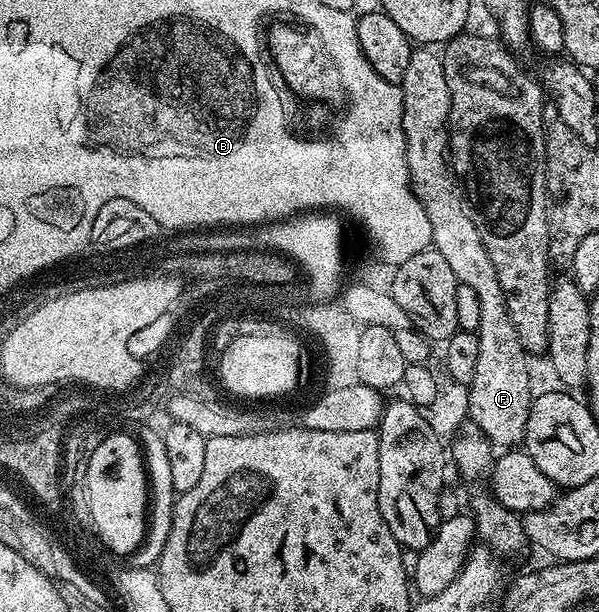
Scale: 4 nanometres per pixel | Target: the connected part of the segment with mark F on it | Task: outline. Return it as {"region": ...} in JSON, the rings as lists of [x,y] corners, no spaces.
{"region":[[[415,49],[411,61],[407,61],[407,73],[403,73],[400,81],[405,90],[409,162],[420,193],[426,199],[423,206],[431,221],[432,250],[443,253],[457,282],[471,285],[479,296],[479,329],[475,332],[479,341],[479,362],[475,364],[475,377],[467,384],[468,418],[477,424],[494,448],[513,449],[524,440],[529,406],[535,398],[534,392],[529,392],[527,352],[519,341],[515,325],[511,325],[503,285],[499,285],[499,273],[495,273],[495,265],[491,265],[491,257],[487,257],[465,189],[452,184],[448,172],[445,172],[441,153],[448,147],[449,90],[441,55],[433,51],[436,50]]]}

